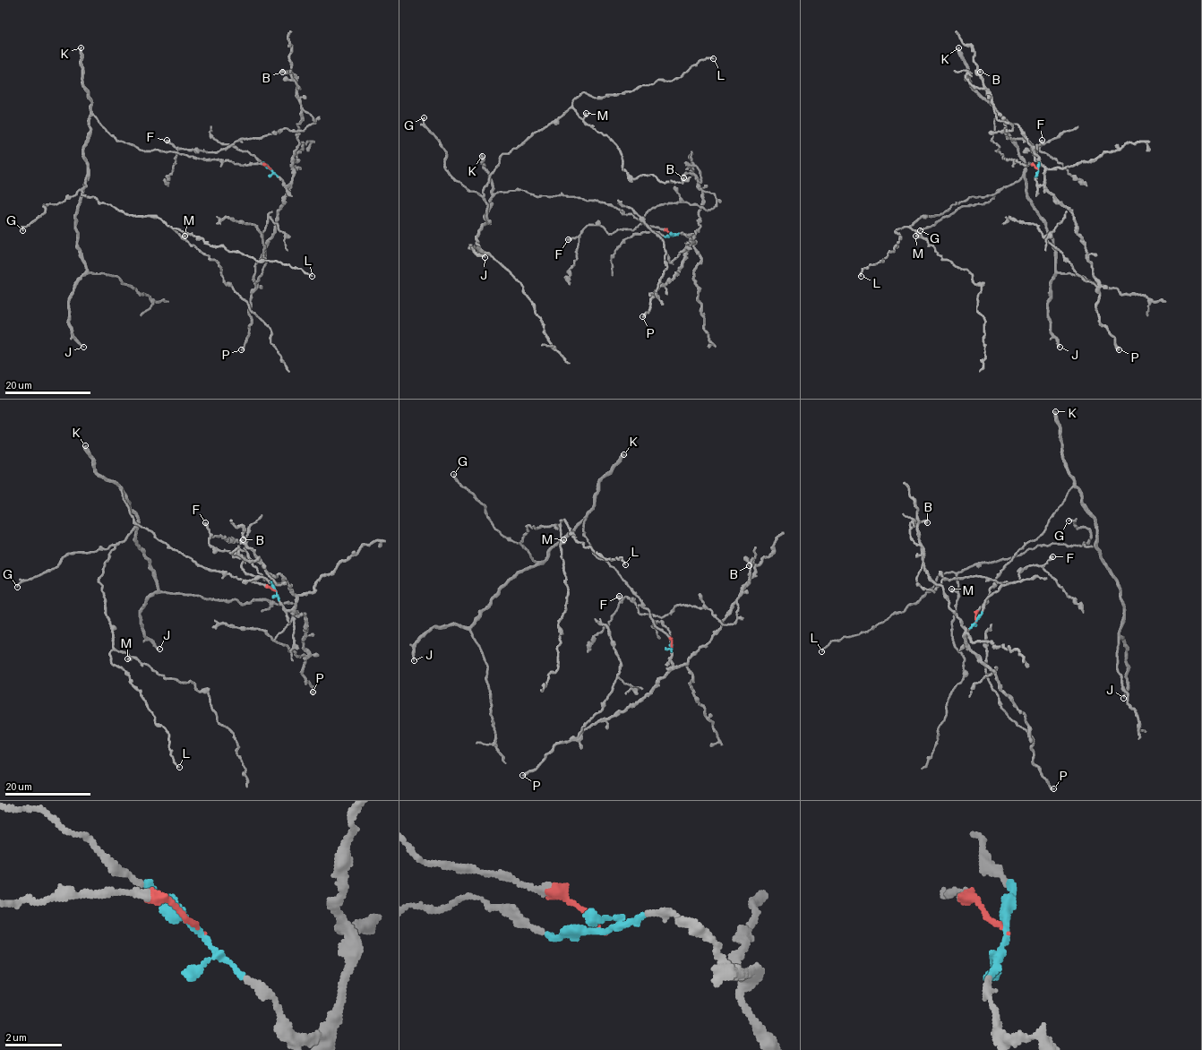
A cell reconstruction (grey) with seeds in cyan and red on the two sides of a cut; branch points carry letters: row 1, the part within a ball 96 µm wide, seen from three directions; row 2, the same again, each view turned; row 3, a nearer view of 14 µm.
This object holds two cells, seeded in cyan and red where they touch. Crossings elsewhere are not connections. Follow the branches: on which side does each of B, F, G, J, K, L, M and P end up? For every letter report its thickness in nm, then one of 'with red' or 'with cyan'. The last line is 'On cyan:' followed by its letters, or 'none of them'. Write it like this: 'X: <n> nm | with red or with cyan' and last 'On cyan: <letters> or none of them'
B: 460 nm | with cyan
F: 460 nm | with cyan
G: 190 nm | with red
J: 140 nm | with red
K: 400 nm | with red
L: 130 nm | with red
M: 440 nm | with red
P: 320 nm | with cyan
On cyan: B, F, P

